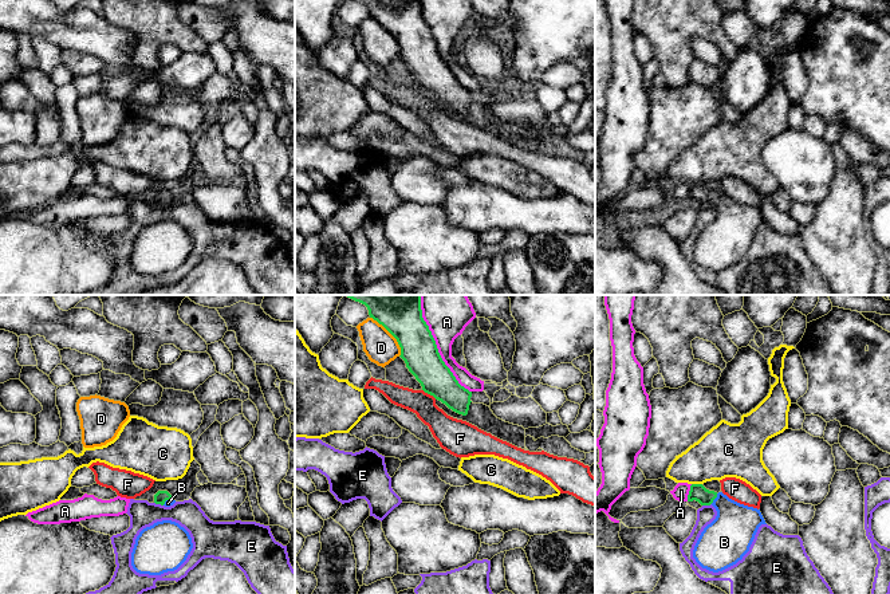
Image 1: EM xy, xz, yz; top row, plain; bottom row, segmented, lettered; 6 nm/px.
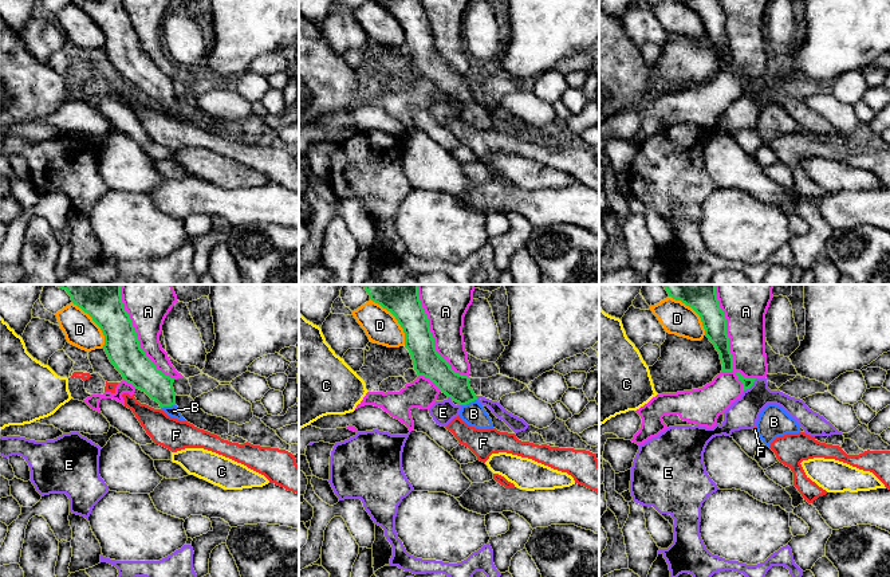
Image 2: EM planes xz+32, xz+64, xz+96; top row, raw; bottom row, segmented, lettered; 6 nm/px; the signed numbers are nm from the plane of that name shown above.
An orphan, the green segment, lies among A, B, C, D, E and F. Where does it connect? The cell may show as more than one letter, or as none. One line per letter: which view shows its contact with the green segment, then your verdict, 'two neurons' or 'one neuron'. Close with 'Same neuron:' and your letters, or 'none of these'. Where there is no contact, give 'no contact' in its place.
A: meets green in xz; two neurons
B: meets green in yz; one neuron
C: meets green in yz; two neurons
D: meets green in xz; two neurons
E: meets green in xy; two neurons
F: meets green in xz; two neurons
Same neuron: B

